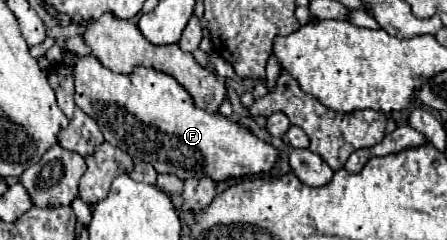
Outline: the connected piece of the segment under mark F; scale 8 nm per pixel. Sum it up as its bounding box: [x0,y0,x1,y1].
[48,45,278,183]

